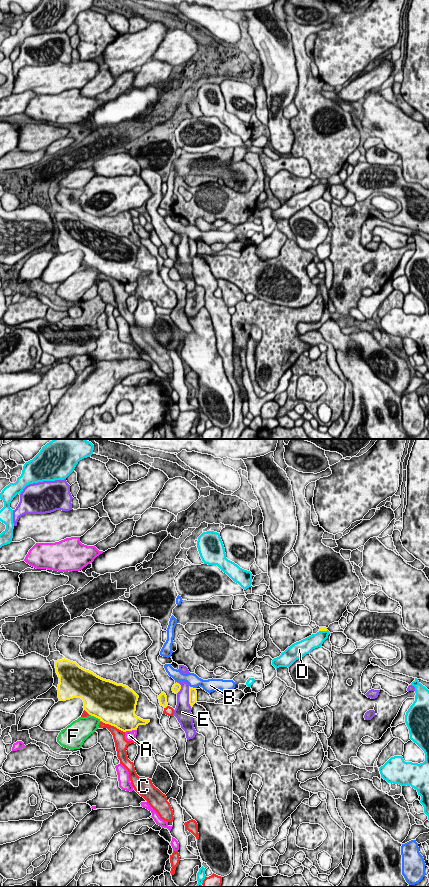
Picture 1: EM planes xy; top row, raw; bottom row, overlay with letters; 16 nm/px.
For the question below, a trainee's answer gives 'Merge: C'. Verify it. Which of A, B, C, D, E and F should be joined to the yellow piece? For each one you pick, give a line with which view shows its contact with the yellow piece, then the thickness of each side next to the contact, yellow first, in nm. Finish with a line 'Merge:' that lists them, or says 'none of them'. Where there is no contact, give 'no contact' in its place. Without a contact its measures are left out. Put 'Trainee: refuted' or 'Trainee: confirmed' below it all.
Merge: none of them
Trainee: refuted

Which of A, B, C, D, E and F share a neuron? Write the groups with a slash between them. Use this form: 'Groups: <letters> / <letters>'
Groups: A / B / C / D / E / F

